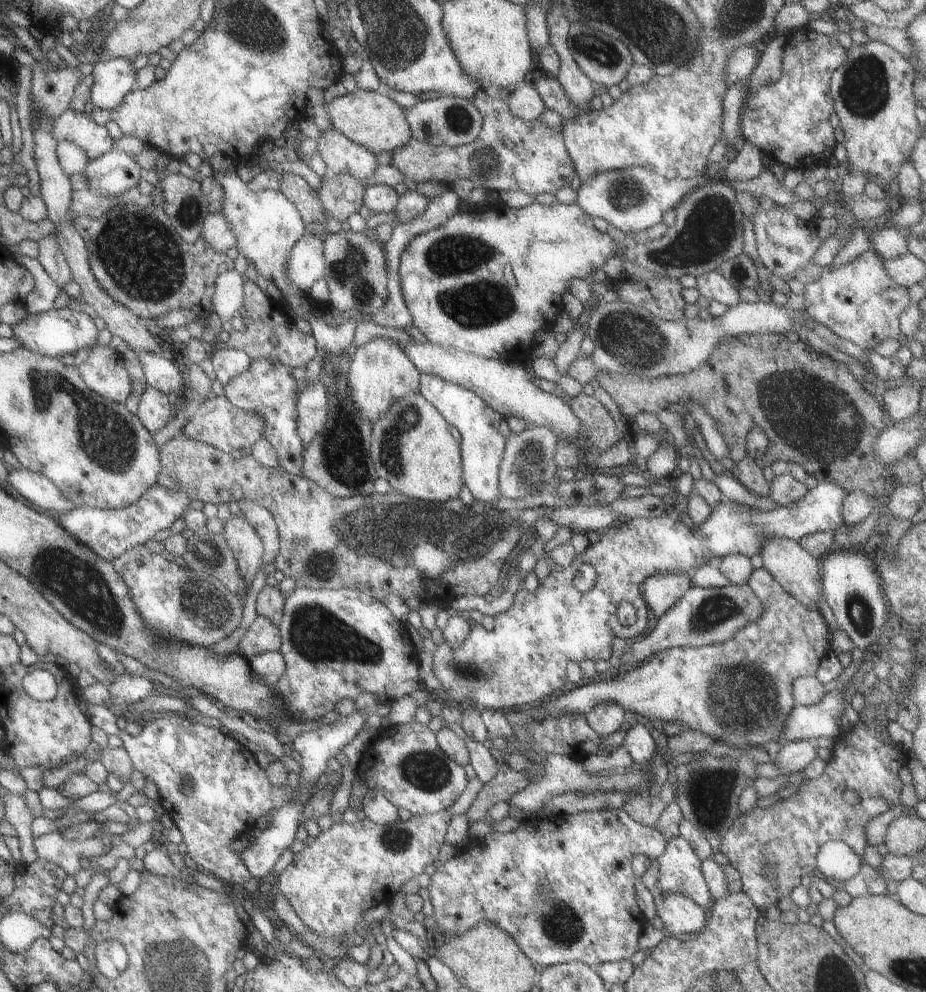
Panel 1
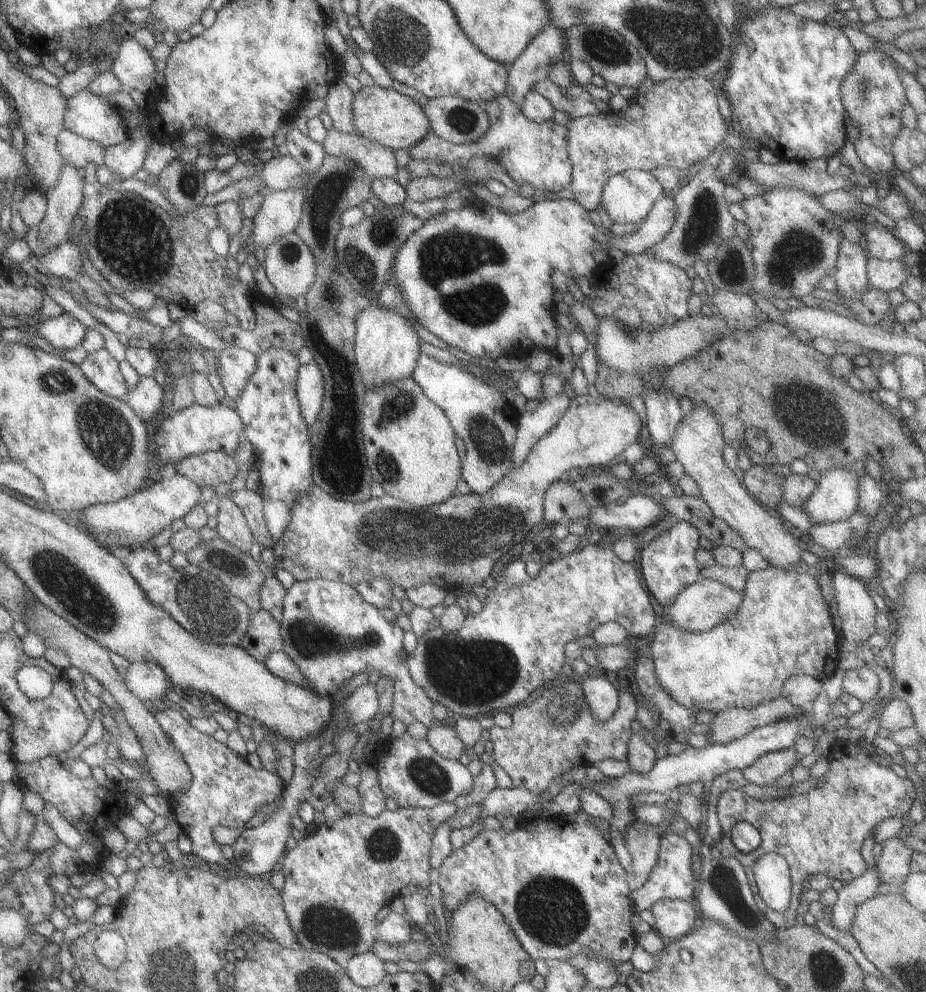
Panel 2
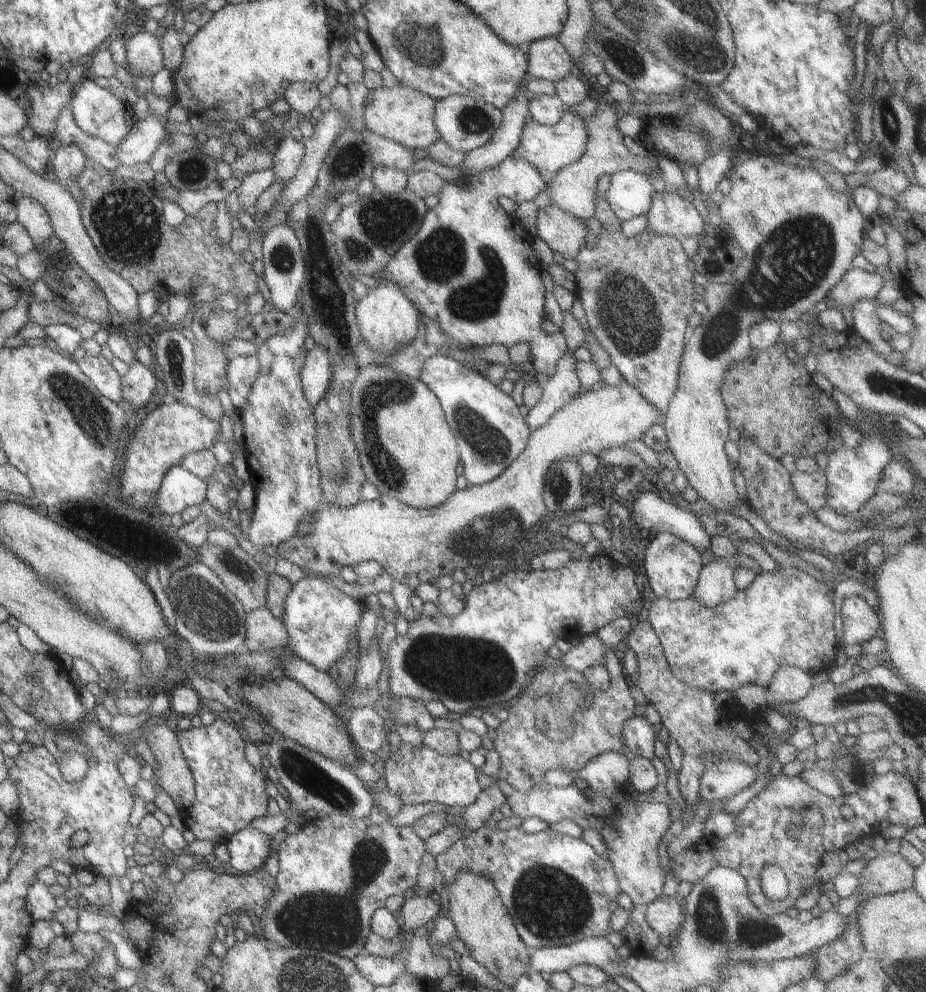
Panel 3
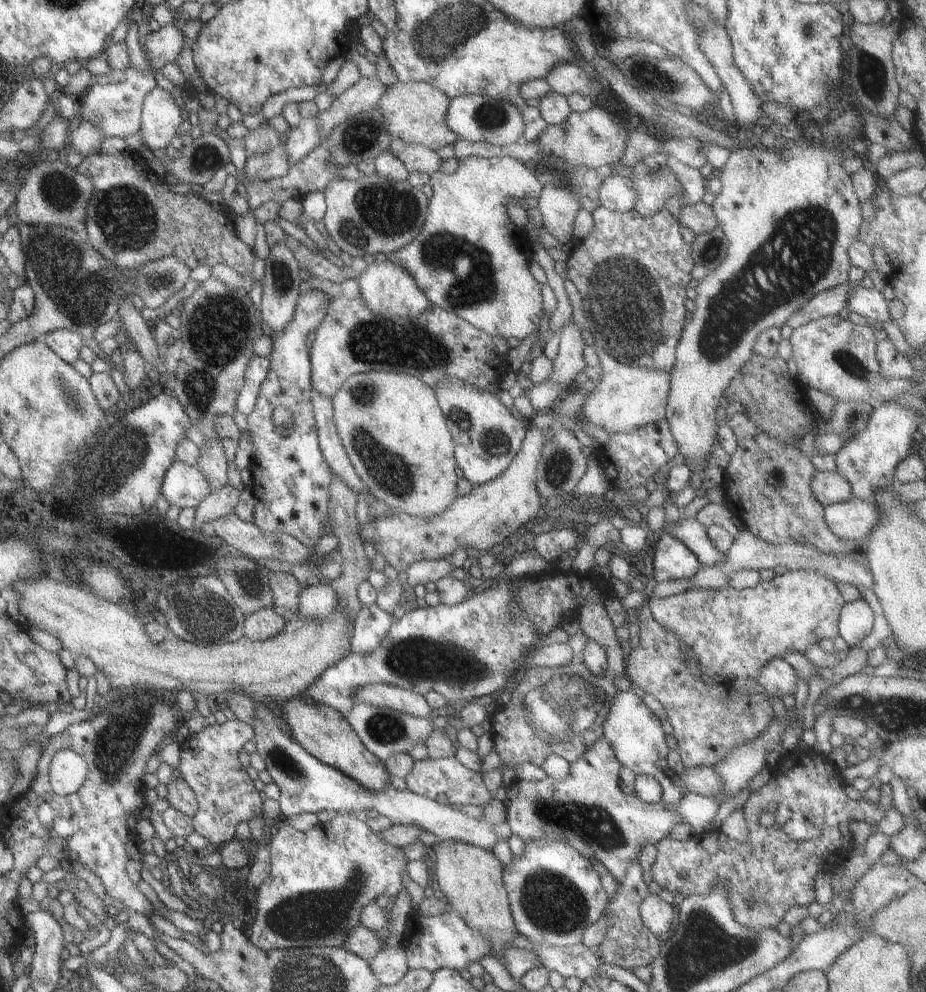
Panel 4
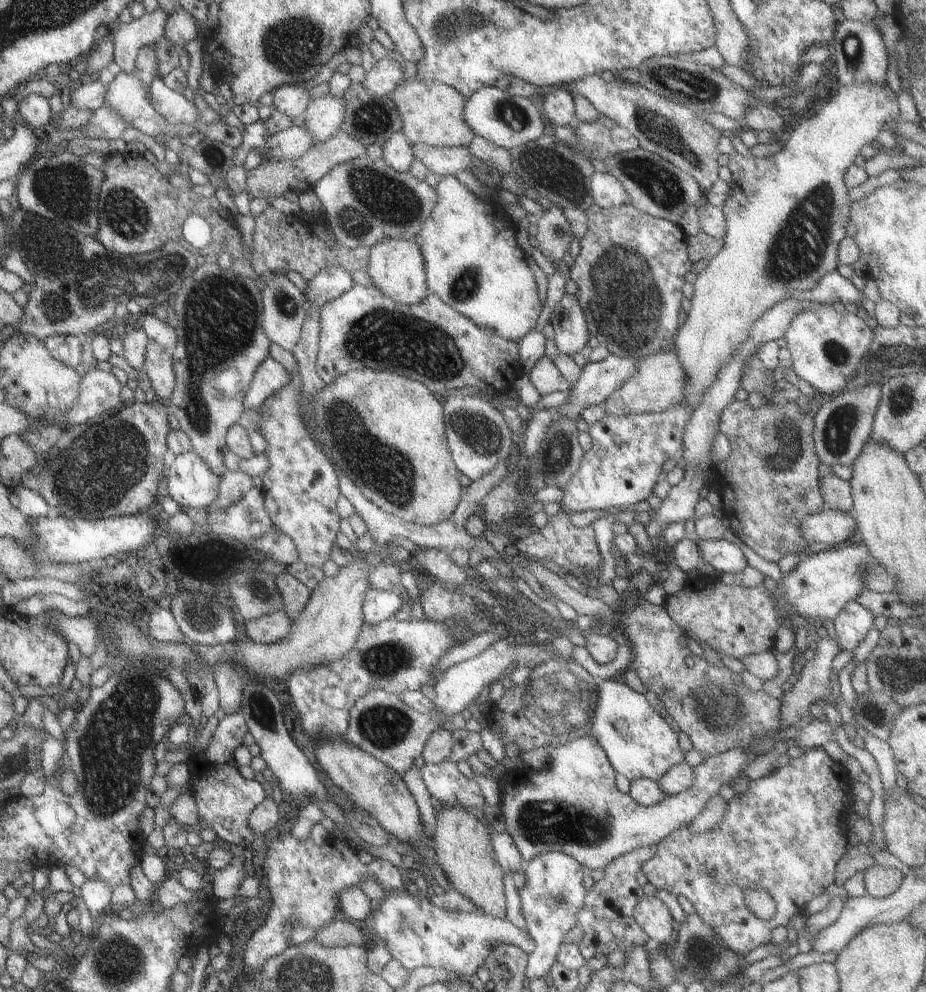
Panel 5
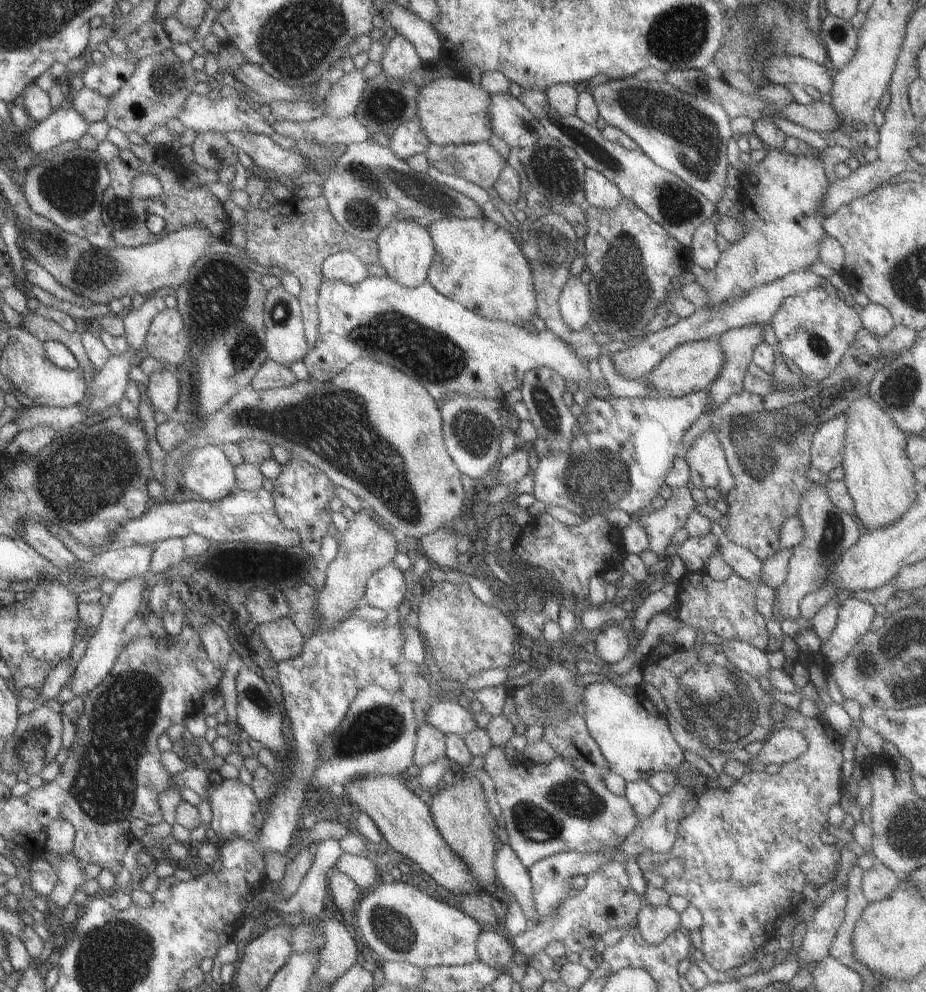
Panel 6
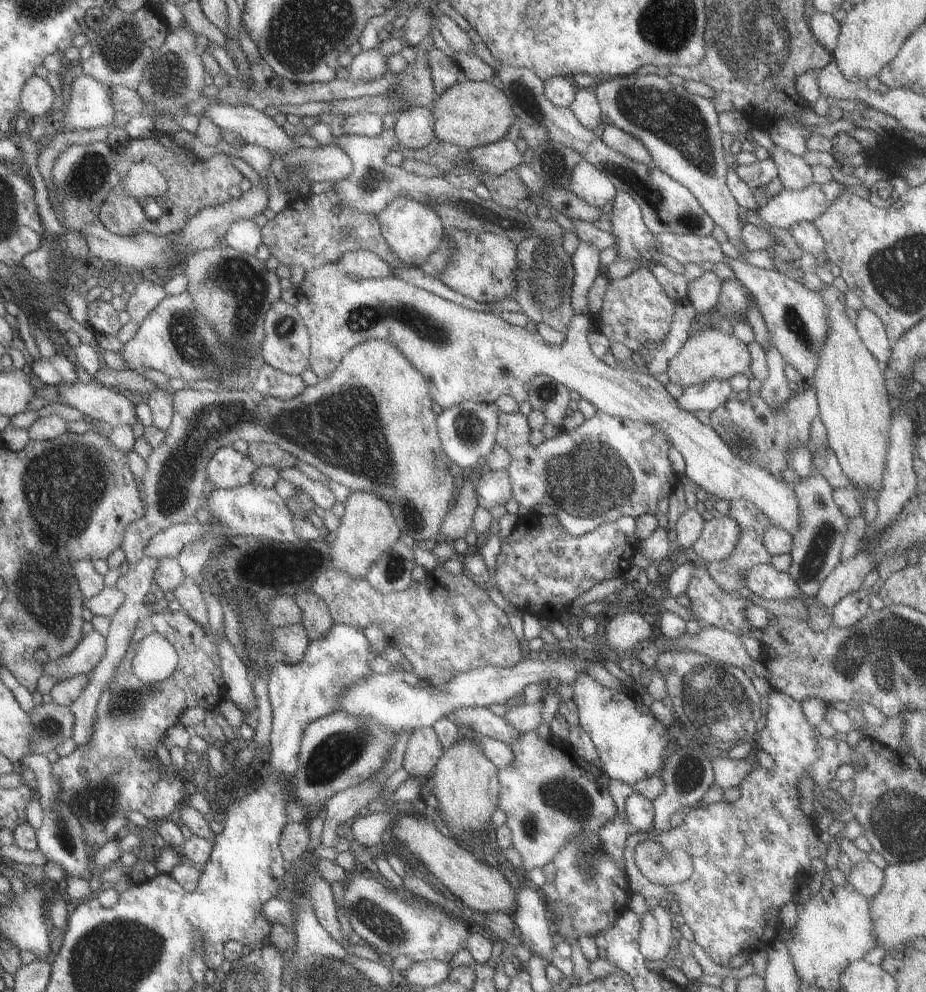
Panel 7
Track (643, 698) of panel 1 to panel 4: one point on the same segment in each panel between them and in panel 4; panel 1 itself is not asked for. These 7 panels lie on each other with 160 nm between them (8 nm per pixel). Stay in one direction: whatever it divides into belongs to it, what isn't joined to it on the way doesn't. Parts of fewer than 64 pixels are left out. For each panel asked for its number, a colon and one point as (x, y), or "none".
2: (782, 627)
3: (784, 617)
4: (732, 633)

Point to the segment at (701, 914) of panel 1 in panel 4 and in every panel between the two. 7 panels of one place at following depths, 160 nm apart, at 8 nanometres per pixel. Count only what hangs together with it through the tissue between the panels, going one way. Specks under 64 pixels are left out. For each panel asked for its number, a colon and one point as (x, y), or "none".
2: (673, 918)
3: (663, 914)
4: (657, 916)

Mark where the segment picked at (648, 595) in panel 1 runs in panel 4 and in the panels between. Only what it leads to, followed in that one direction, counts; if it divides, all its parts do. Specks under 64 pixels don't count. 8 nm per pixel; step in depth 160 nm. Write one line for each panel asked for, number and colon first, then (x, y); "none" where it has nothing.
2: (667, 564)
3: (671, 565)
4: (672, 560)

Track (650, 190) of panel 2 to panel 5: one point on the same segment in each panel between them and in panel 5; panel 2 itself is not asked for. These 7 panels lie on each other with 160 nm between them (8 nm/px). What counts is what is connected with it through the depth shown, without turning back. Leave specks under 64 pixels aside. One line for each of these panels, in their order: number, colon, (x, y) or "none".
3: (629, 193)
4: (616, 193)
5: (606, 191)

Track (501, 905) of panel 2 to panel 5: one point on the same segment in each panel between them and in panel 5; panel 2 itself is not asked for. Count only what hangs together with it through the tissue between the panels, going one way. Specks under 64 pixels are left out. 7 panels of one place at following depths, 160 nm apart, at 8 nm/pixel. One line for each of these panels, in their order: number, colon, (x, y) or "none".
3: (557, 890)
4: (553, 893)
5: (551, 896)

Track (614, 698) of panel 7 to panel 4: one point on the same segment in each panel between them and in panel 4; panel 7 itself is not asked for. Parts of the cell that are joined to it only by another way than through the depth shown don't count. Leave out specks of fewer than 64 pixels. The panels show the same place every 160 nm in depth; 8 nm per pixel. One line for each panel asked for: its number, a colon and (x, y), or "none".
4: (634, 734)
5: (637, 742)
6: (635, 743)

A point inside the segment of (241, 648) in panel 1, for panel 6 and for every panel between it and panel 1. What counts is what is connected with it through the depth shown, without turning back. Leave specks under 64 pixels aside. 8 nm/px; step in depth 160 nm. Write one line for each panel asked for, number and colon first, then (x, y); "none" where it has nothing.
2: (262, 636)
3: (261, 629)
4: (261, 624)
5: (271, 627)
6: (283, 641)

